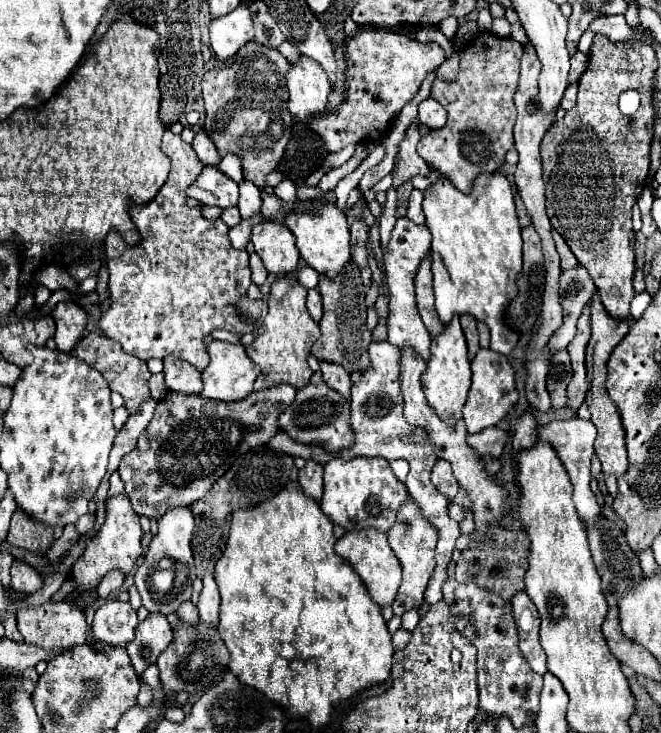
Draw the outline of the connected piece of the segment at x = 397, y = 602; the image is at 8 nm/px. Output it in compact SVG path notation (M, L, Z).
M408 499L406 505L402 505L402 511L398 511L398 519L396 519L394 527L388 531L388 543L402 567L402 583L400 583L398 595L392 603L394 615L402 615L408 609L418 609L424 603L424 589L436 567L436 561L434 561L436 539L438 539L438 535L436 535L434 527L430 527L430 523L424 523L424 519L418 515L418 507L414 507L414 501Z

